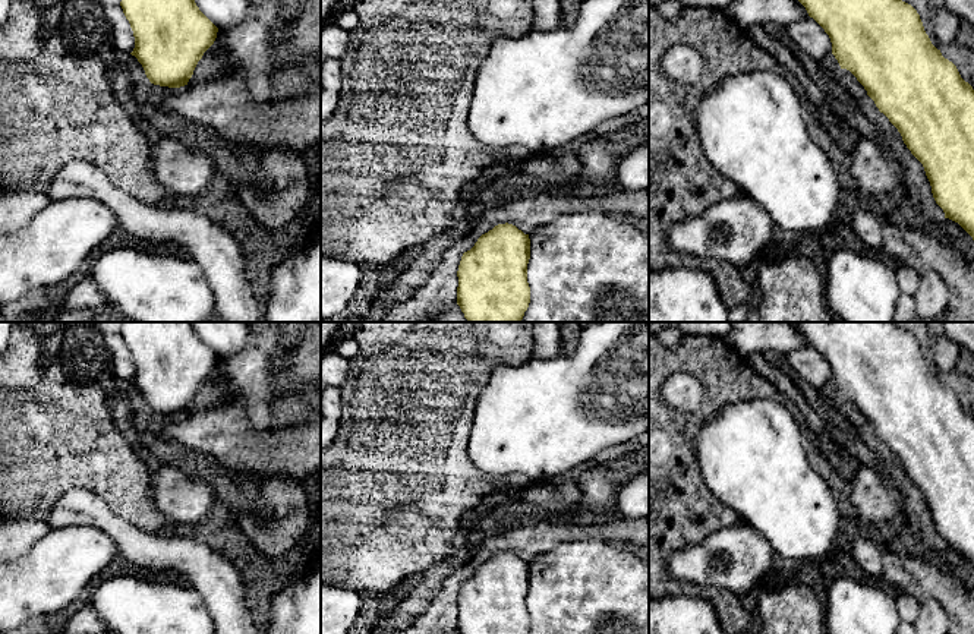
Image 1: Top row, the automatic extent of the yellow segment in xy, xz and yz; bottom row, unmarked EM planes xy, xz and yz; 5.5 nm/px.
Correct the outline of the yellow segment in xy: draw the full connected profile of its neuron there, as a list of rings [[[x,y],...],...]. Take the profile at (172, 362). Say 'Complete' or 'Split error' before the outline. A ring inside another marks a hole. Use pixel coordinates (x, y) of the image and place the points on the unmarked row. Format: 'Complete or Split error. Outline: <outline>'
Complete. Outline: [[[123,322],[120,334],[130,351],[135,376],[151,411],[168,416],[187,413],[198,389],[214,372],[218,356],[199,338],[192,322]]]

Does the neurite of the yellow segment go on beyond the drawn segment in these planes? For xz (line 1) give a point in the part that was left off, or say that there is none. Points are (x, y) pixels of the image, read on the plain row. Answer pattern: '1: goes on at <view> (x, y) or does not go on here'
1: does not go on here

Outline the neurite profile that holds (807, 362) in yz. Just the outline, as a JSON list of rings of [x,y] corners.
[[[810,344],[785,354],[788,365],[817,389],[832,382],[832,370],[825,357]]]

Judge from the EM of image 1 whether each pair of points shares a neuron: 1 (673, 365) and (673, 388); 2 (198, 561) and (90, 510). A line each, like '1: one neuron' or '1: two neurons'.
1: two neurons
2: one neuron

